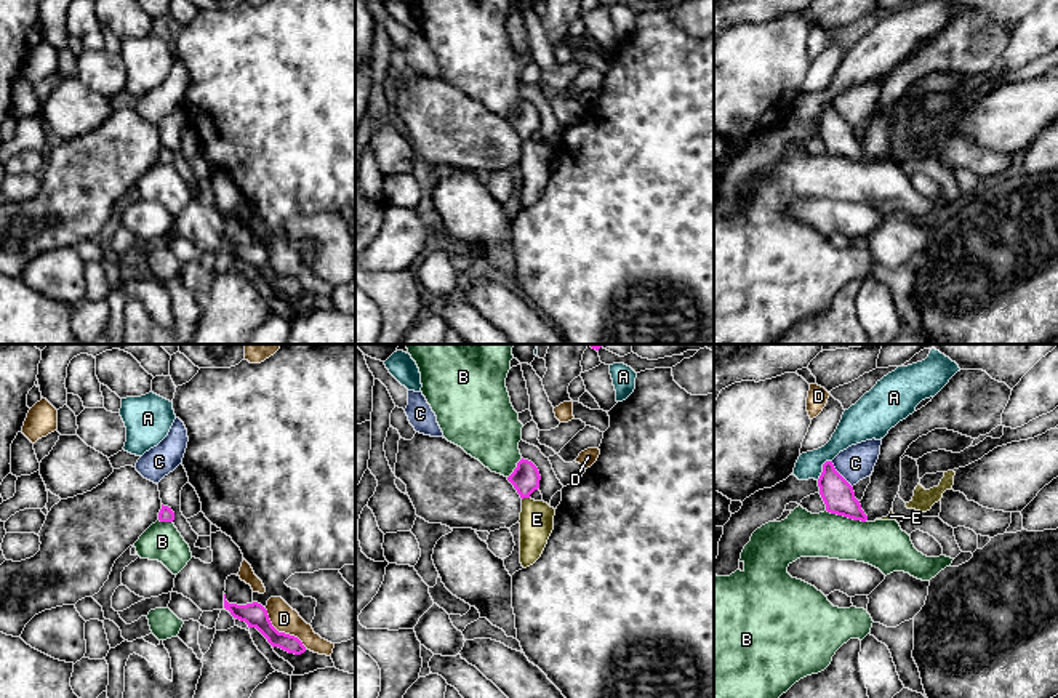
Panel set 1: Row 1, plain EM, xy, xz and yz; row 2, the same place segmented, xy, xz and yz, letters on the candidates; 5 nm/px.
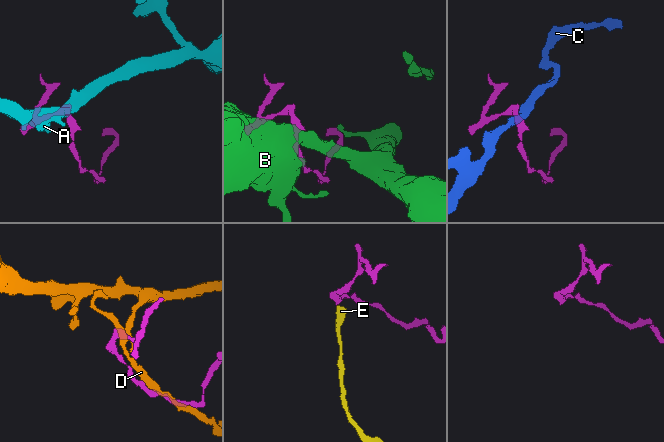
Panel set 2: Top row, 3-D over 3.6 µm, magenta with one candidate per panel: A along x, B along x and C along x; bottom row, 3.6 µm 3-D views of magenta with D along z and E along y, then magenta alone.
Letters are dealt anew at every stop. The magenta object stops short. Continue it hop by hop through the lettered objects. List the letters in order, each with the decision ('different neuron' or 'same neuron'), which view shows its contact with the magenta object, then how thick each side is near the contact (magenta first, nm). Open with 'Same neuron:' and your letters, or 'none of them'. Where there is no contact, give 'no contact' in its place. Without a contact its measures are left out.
Same neuron: E
A: different neuron; meets magenta in yz; 160 nm thick on the magenta side, 150 nm on the other
B: different neuron; meets magenta in yz; 160 nm thick on the magenta side, 240 nm on the other
C: different neuron; meets magenta in yz; 160 nm thick on the magenta side, 170 nm on the other
D: different neuron; meets magenta in xy; 120 nm thick on the magenta side, 140 nm on the other
E: same neuron; meets magenta in xz; 140 nm thick on the magenta side, 180 nm on the other

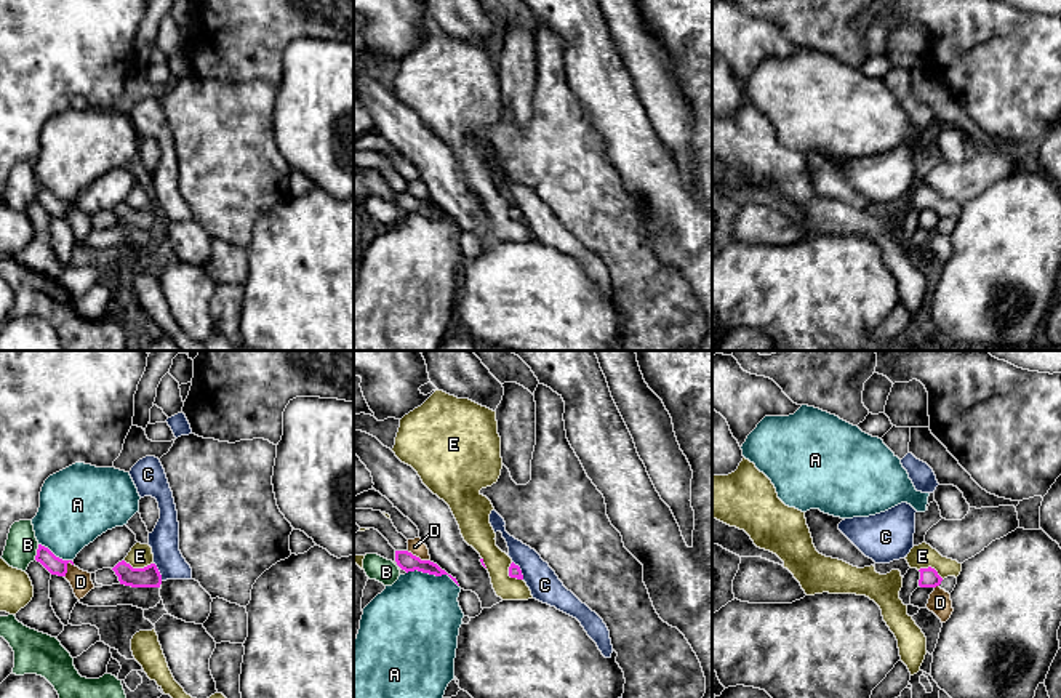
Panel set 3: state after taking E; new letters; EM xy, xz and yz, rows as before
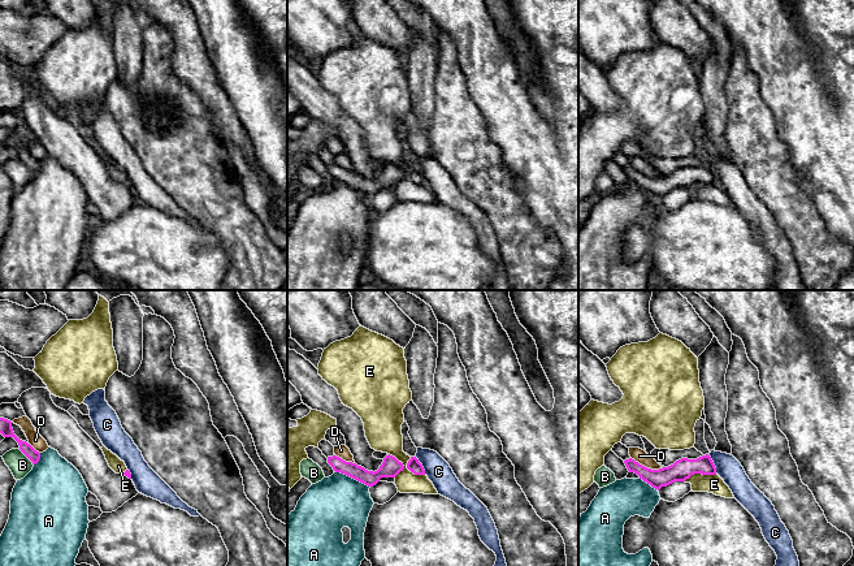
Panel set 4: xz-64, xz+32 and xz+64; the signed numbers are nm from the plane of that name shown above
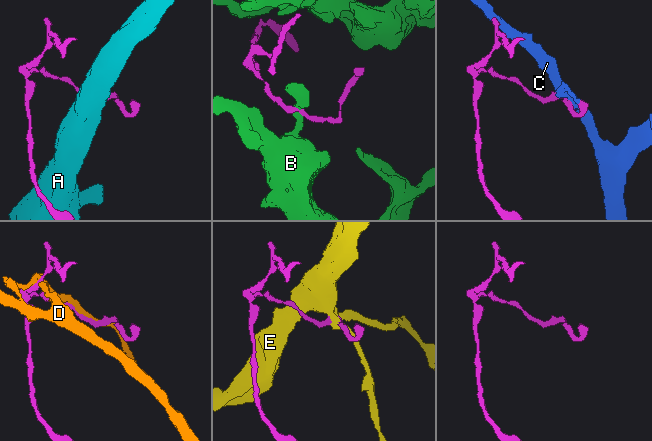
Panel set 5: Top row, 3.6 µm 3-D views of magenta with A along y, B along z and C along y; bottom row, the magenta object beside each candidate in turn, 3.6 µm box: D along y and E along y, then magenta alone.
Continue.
Same neuron: none of them
A: different neuron; meets magenta in xz; 90 nm thick on the magenta side, 440 nm on the other
B: different neuron; meets magenta in xy; 90 nm thick on the magenta side, 160 nm on the other
C: different neuron; meets magenta in xz; 60 nm thick on the magenta side, 160 nm on the other
D: different neuron; meets magenta in xz; 90 nm thick on the magenta side, 80 nm on the other
E: different neuron; meets magenta in xy; 110 nm thick on the magenta side, 120 nm on the other

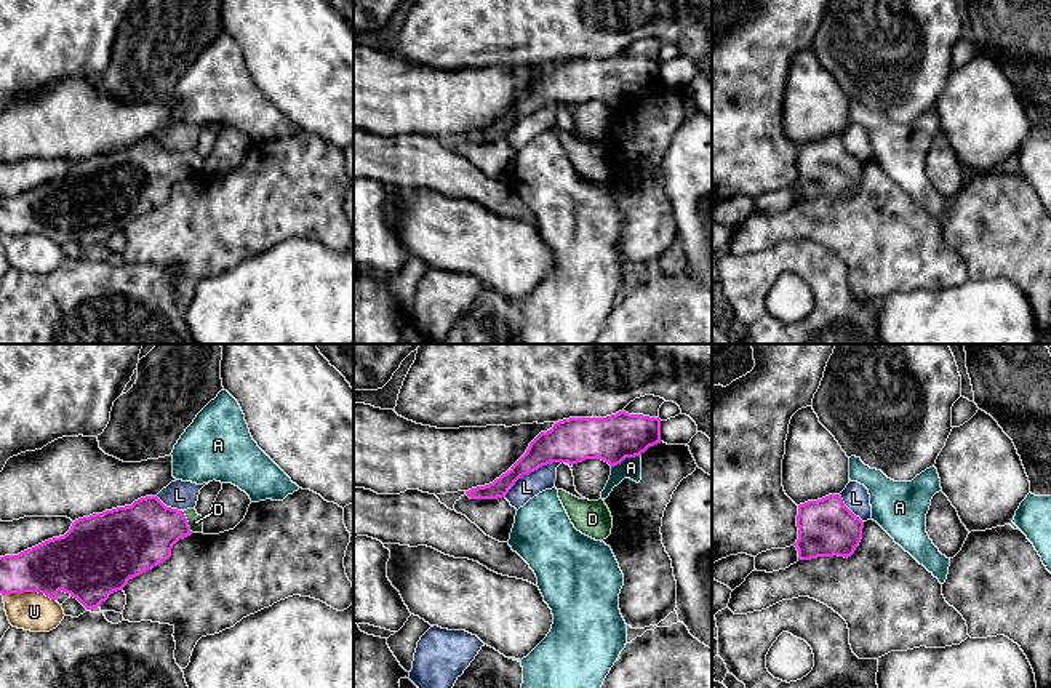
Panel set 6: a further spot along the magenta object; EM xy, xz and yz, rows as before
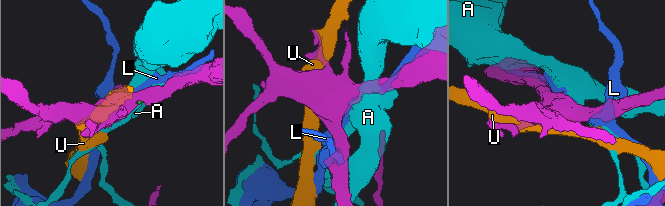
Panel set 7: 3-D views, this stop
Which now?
Same neuron: D
A: different neuron; meets magenta in xz; 240 nm thick on the magenta side, 110 nm on the other
D: same neuron; meets magenta in xy; 320 nm thick on the magenta side, 80 nm on the other
L: different neuron; meets magenta in xz; 220 nm thick on the magenta side, 120 nm on the other
U: different neuron; meets magenta in xy; 280 nm thick on the magenta side, 200 nm on the other

